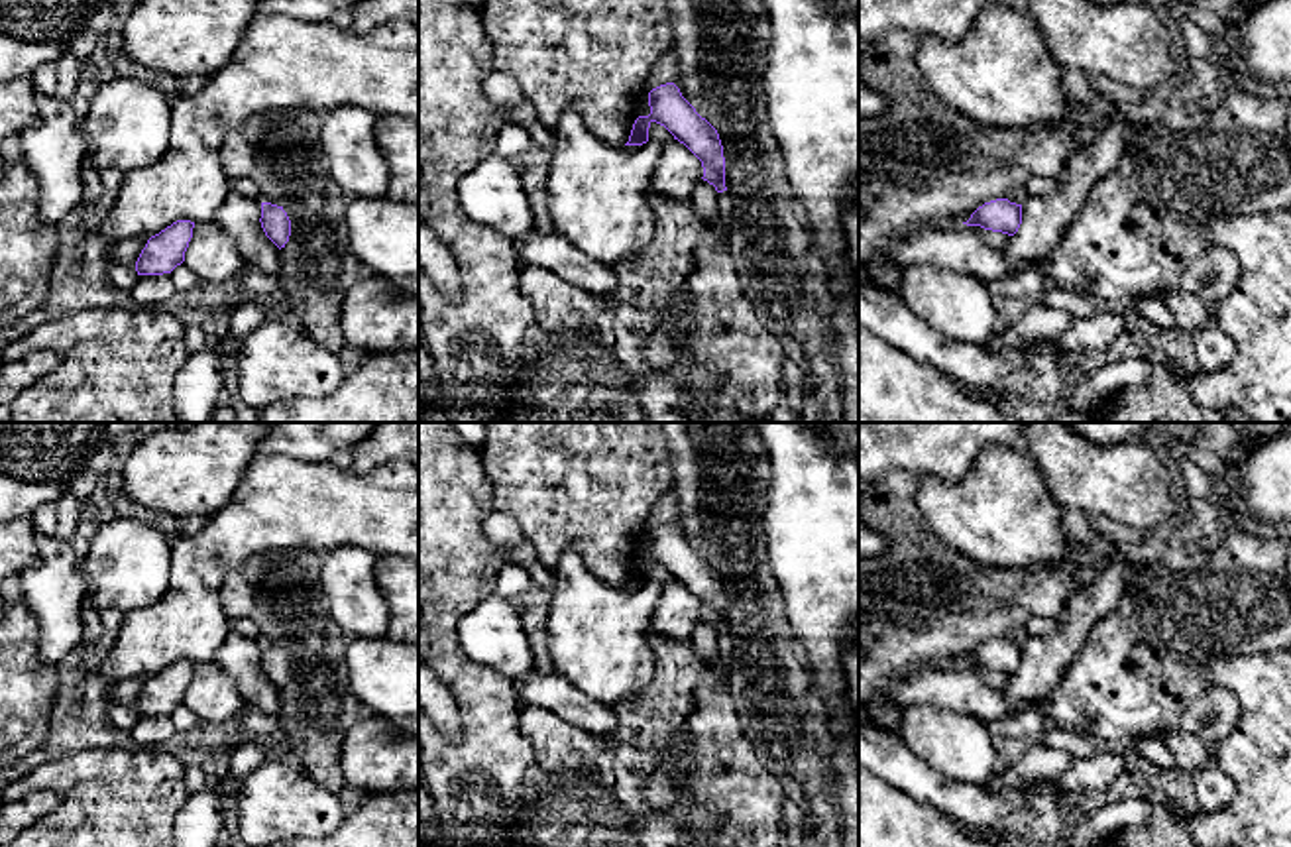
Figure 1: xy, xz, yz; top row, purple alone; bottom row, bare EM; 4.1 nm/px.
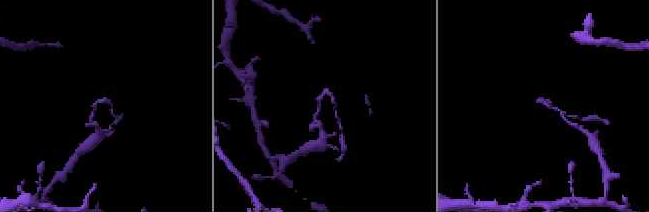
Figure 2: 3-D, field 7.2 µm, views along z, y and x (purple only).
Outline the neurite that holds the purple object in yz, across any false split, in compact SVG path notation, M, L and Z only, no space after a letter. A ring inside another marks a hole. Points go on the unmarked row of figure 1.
M996 639L979 647L963 664L1014 676L1022 664L1022 645Z

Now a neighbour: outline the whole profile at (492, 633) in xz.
M499 593L479 601L458 623L460 647L477 664L513 680L534 670L517 605Z

